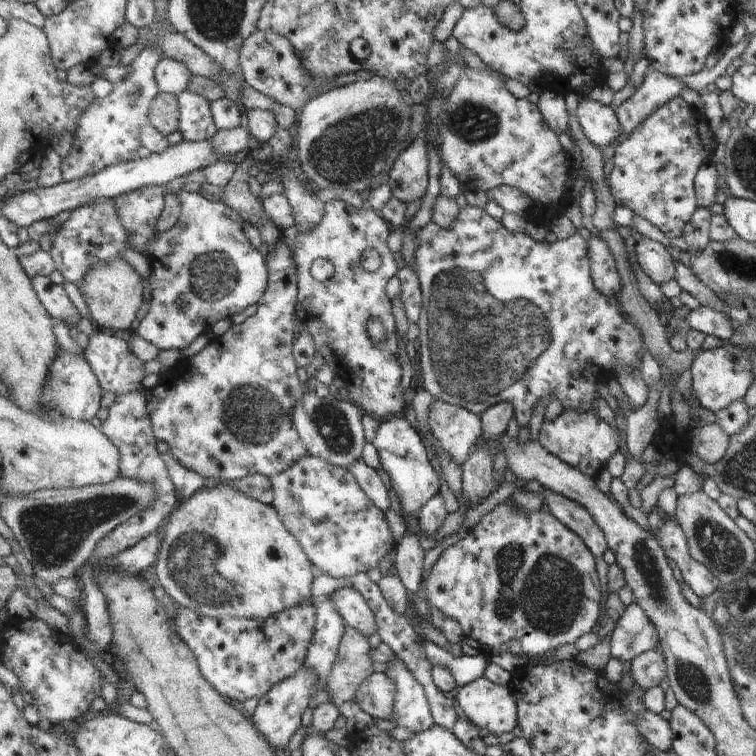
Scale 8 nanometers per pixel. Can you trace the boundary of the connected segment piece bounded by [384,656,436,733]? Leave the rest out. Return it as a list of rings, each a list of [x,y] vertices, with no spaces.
[[[397,656],[385,665],[384,673],[396,684],[393,712],[387,720],[395,722],[396,726],[409,728],[414,733],[433,728],[436,722],[429,699],[407,663]]]

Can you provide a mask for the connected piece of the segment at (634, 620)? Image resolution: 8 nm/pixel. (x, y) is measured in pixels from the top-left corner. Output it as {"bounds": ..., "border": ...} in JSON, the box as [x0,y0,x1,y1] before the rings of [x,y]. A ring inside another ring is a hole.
{"bounds":[609,602,659,663],"border":[[[634,602],[625,607],[609,633],[610,657],[620,663],[629,662],[646,650],[659,650],[655,627]]]}

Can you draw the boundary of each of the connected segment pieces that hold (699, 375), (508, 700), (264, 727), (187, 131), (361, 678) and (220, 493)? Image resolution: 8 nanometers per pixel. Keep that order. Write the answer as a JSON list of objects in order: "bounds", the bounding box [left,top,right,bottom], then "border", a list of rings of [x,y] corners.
[{"bounds":[690,343,754,414],"border":[[[731,343],[728,346],[699,349],[690,362],[690,368],[693,394],[702,408],[714,414],[728,404],[742,399],[754,378],[748,354],[742,347]]]},{"bounds":[452,677,515,735],"border":[[[484,677],[456,687],[452,694],[459,713],[482,733],[495,735],[511,732],[515,724],[515,705],[507,686],[487,681]]]},{"bounds":[251,666,317,750],"border":[[[303,666],[299,673],[284,680],[280,685],[274,686],[259,700],[255,711],[251,715],[251,721],[260,734],[267,739],[273,750],[287,750],[293,734],[301,728],[301,724],[303,724],[301,716],[309,706],[309,699],[313,696],[312,690],[316,682],[317,675]]]},{"bounds":[178,91,218,143],"border":[[[192,91],[178,95],[180,104],[180,132],[185,141],[198,143],[215,138],[218,133],[212,107],[205,97]]]},{"bounds":[327,625,373,706],"border":[[[347,625],[340,642],[338,657],[327,681],[329,701],[340,706],[342,702],[355,702],[361,684],[372,676],[373,659],[367,637]]]},{"bounds":[155,483,317,619],"border":[[[219,483],[210,487],[204,486],[193,496],[184,499],[178,505],[177,510],[170,514],[170,518],[165,523],[162,542],[163,546],[160,550],[160,556],[155,564],[158,581],[163,584],[163,588],[167,590],[169,597],[175,600],[176,606],[189,607],[196,610],[201,616],[207,615],[216,619],[227,617],[266,619],[313,598],[311,596],[311,586],[313,586],[313,580],[317,577],[314,571],[315,566],[305,552],[304,547],[301,546],[299,539],[285,526],[278,510],[273,505],[259,502],[257,499],[237,490],[235,487],[229,486],[227,483]]]}]

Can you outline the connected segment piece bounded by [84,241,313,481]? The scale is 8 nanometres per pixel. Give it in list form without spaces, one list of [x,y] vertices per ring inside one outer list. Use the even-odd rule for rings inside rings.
[[[283,241],[269,251],[266,258],[269,284],[264,298],[257,305],[257,312],[247,317],[245,322],[233,324],[219,340],[209,343],[200,353],[170,367],[159,376],[156,387],[147,389],[138,381],[139,371],[143,370],[145,364],[133,352],[125,335],[99,329],[84,350],[84,356],[105,391],[109,390],[115,396],[135,391],[144,394],[156,437],[168,444],[172,458],[205,479],[240,481],[249,475],[265,475],[270,479],[284,473],[300,458],[309,456],[293,418],[294,407],[313,391],[312,382],[303,384],[299,380],[297,372],[300,366],[293,354],[299,329],[298,267],[296,261],[293,263],[291,260],[289,248]]]

